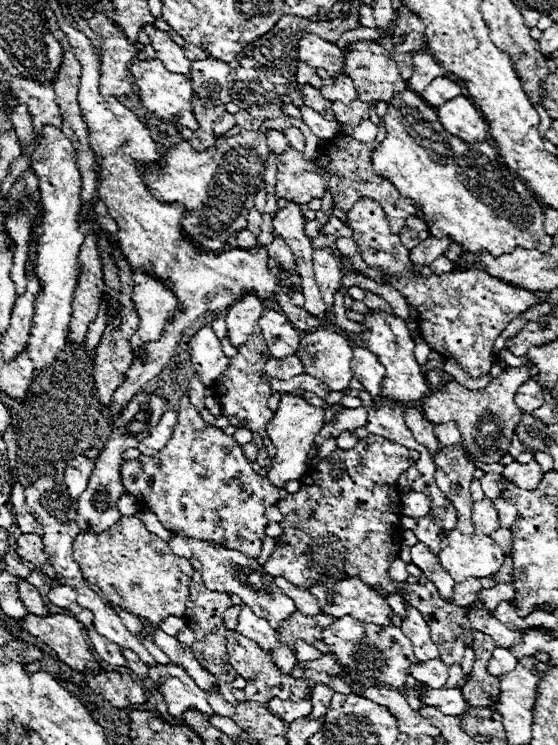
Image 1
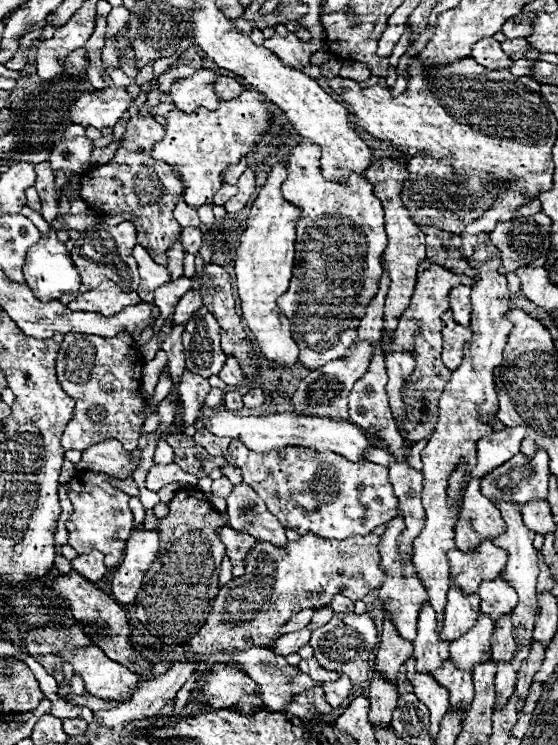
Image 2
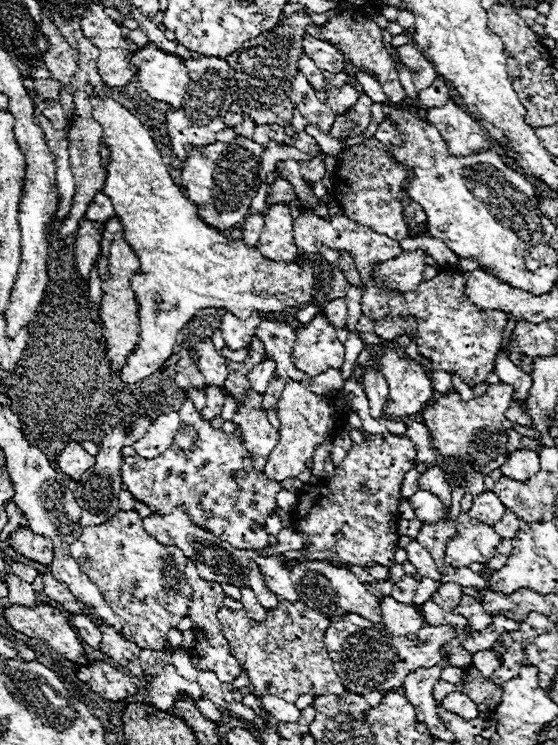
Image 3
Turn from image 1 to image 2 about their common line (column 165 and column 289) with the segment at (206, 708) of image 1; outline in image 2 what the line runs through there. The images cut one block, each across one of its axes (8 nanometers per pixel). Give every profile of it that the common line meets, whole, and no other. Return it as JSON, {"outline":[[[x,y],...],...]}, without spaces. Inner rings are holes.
{"outline":[[[252,646],[250,650],[234,652],[234,654],[228,654],[228,656],[230,656],[230,662],[236,664],[236,668],[244,670],[256,682],[258,696],[264,702],[264,708],[270,710],[270,712],[284,712],[286,704],[296,694],[300,694],[300,692],[304,692],[304,690],[308,690],[316,684],[308,674],[302,674],[296,666],[290,666],[282,656],[278,656],[274,650],[268,650],[268,648]]]}

